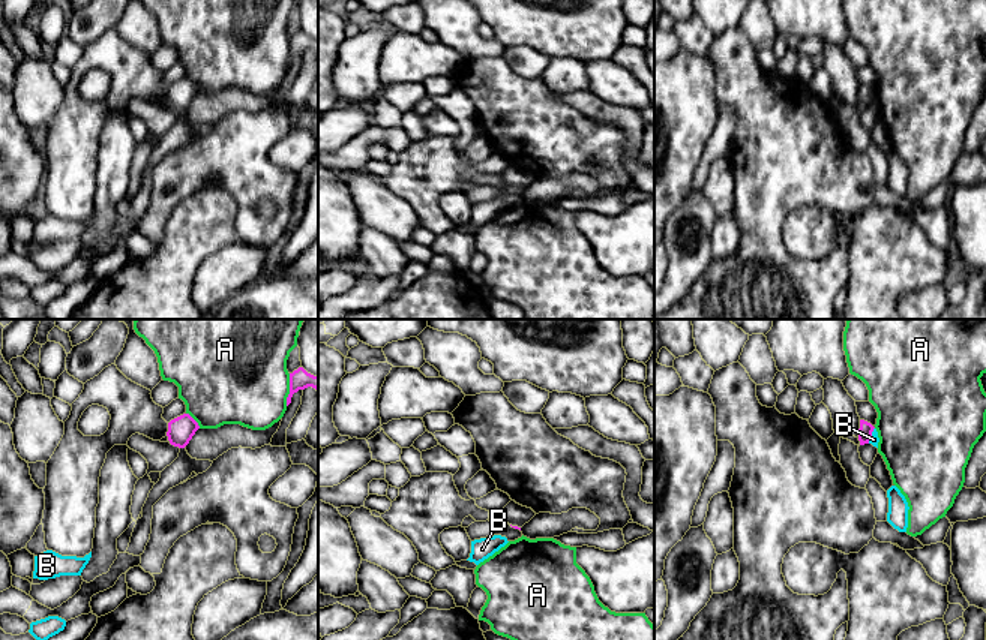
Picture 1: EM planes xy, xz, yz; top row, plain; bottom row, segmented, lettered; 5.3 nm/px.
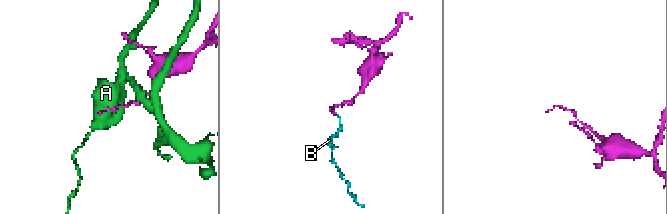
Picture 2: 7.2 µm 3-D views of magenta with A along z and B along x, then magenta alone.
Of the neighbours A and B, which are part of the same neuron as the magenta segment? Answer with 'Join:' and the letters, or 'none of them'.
Join: none of them

